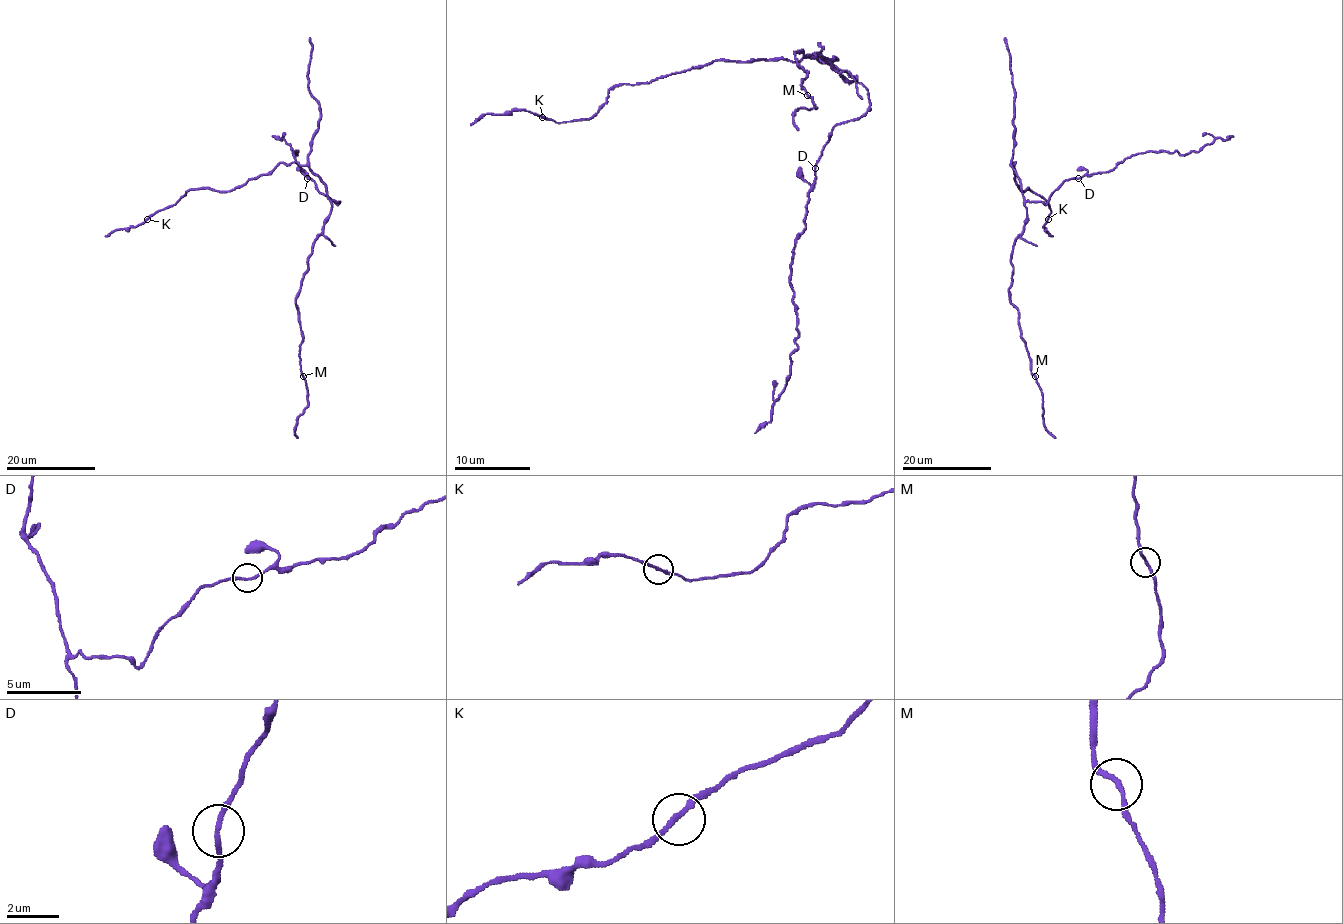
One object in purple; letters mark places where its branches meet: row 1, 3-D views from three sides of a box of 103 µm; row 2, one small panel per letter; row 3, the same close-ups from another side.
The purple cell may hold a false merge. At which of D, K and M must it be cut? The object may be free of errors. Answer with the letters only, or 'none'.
none

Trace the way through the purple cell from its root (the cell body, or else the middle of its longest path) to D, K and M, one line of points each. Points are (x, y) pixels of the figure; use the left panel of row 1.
D: (327, 192), (331, 200), (340, 201), (335, 203), (320, 193), (316, 184), (307, 178)
K: (327, 192), (325, 183), (306, 165), (278, 163), (266, 174), (228, 191), (190, 189), (174, 204), (147, 219)
M: (327, 192), (331, 212), (314, 243), (296, 298), (303, 338), (299, 347), (303, 376)

